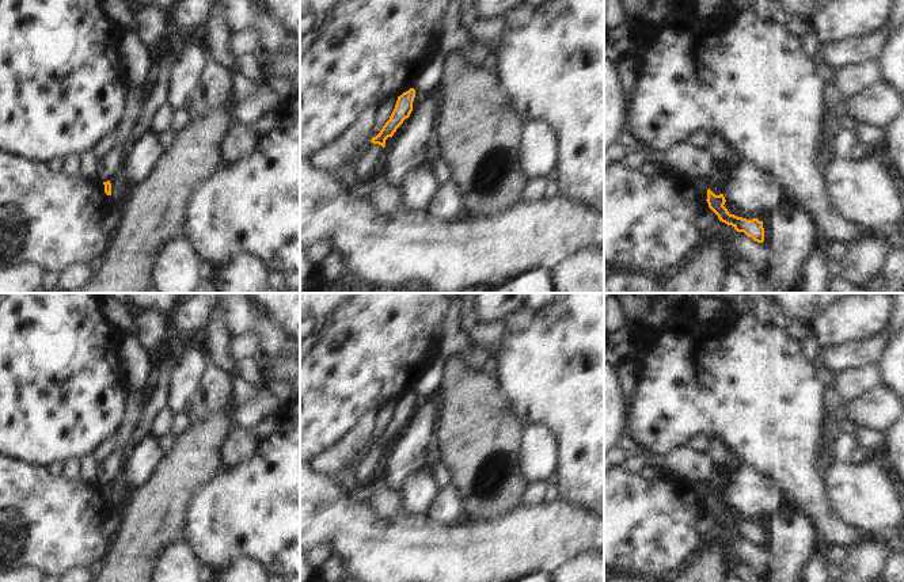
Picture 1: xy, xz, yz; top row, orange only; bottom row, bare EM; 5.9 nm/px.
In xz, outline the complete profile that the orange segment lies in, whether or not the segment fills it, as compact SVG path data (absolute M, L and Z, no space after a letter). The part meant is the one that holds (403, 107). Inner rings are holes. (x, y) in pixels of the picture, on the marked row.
M410 88L409 91L398 96L395 109L390 119L385 122L380 133L376 137L372 137L371 142L379 144L383 148L385 147L385 140L388 137L392 137L396 129L403 123L403 121L410 117L413 111L414 98L415 98L414 88Z

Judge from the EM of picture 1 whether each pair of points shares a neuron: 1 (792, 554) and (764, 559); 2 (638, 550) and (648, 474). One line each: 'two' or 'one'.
1: two
2: two

